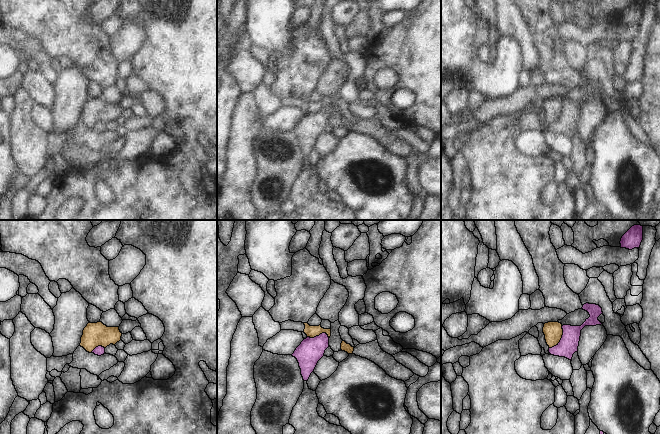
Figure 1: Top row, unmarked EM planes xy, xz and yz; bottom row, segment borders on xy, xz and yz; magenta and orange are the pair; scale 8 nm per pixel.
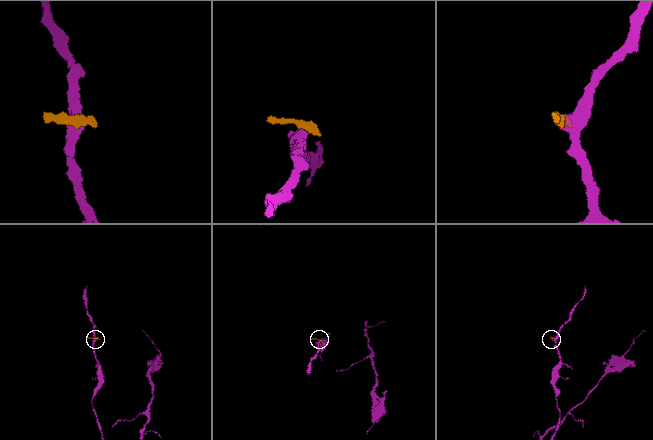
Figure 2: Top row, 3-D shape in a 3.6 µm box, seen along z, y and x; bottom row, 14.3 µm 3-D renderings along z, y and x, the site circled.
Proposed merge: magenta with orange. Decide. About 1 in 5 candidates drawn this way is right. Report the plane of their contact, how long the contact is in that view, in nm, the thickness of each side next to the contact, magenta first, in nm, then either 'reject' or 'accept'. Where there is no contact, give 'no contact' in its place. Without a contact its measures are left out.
yz | 220 nm | 160/150 nm | reject

